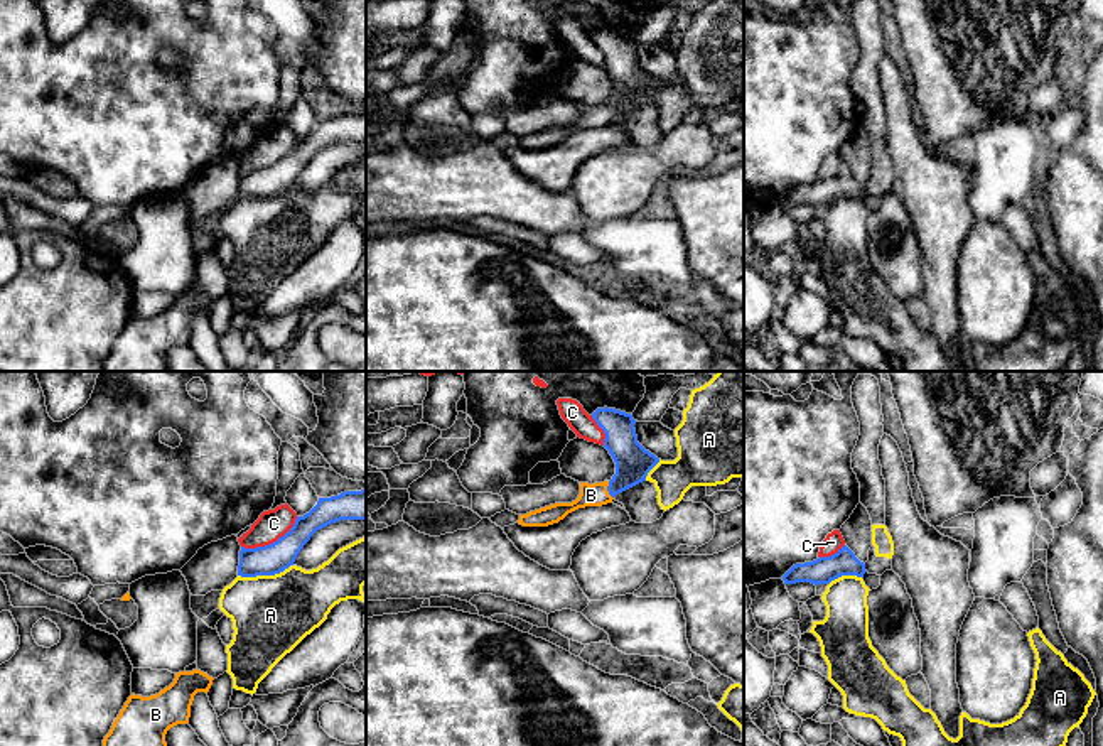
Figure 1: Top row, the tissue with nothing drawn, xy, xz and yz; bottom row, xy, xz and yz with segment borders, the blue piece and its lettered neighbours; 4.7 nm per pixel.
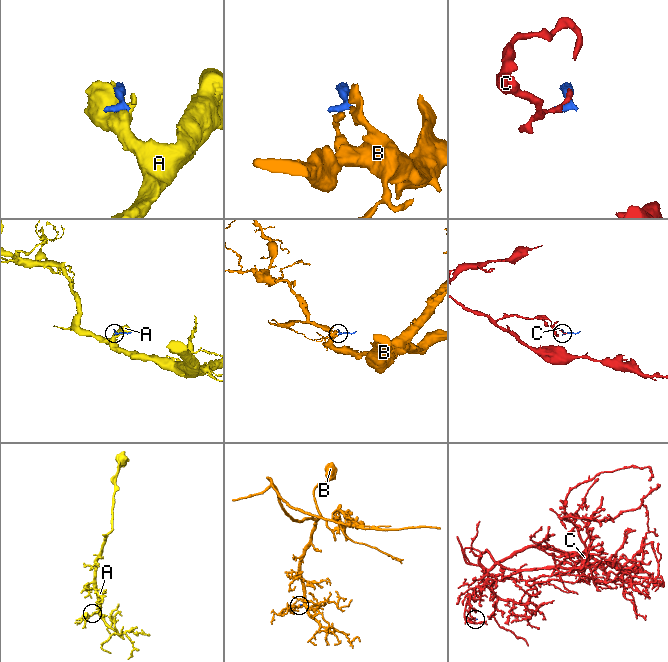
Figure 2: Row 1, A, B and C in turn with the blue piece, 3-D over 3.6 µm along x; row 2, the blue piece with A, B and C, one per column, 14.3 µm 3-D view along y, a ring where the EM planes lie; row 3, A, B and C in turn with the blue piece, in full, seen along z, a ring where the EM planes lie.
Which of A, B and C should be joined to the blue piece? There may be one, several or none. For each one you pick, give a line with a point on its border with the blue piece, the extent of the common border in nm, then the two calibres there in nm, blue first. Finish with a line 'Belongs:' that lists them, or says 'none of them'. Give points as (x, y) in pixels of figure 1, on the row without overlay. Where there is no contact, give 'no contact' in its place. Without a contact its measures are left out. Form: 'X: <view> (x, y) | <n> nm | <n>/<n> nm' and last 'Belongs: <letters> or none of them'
B: xz (607, 112) | 90 nm | 170/110 nm
Belongs: B

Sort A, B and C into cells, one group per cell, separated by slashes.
A / B / C

